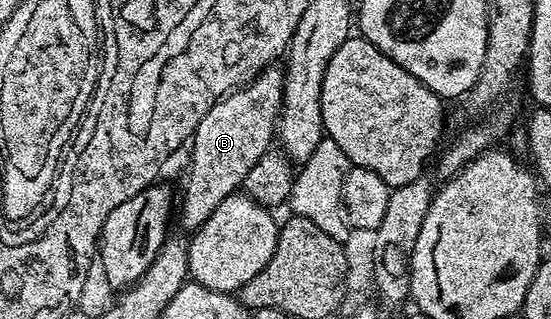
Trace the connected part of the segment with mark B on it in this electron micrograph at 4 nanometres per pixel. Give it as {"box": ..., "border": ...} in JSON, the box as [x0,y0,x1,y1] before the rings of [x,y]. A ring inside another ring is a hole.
{"box":[177,67,283,231],"border":[[[272,67],[262,69],[257,75],[257,79],[253,79],[233,93],[228,93],[213,107],[209,107],[209,111],[201,119],[201,123],[197,123],[195,132],[189,141],[191,166],[187,169],[187,198],[184,199],[180,211],[179,208],[177,211],[178,220],[180,217],[187,231],[201,228],[205,219],[209,219],[209,215],[213,215],[213,211],[217,211],[217,207],[221,207],[221,203],[225,203],[225,199],[229,199],[229,195],[242,190],[245,175],[249,175],[249,171],[253,171],[257,159],[261,159],[261,155],[265,155],[276,140],[279,112],[282,106],[283,69]]]}

